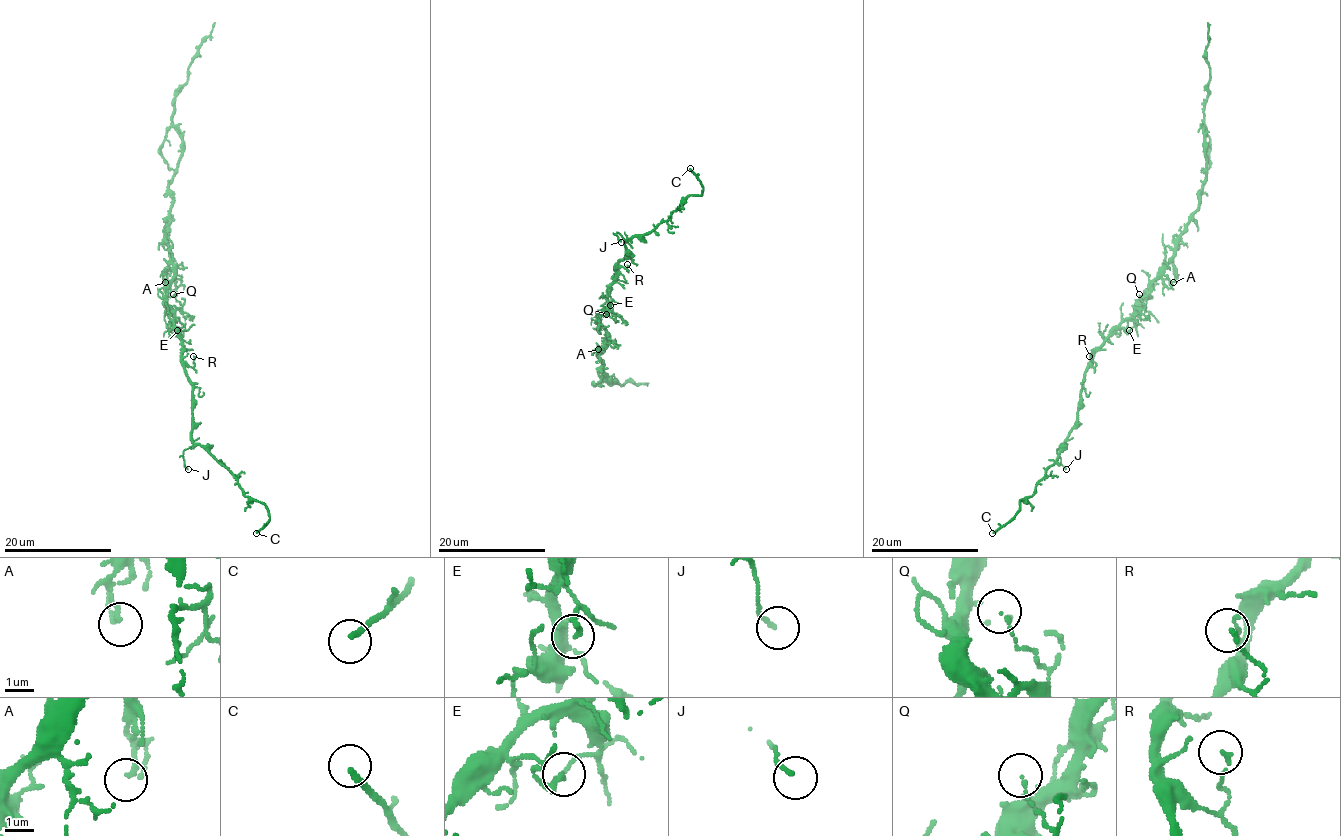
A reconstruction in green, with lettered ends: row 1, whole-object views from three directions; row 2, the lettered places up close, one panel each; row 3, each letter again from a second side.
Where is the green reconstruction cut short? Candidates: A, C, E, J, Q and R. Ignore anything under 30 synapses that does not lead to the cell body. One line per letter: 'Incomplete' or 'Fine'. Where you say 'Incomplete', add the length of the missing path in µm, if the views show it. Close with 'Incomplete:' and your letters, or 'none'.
A: Fine
C: Incomplete. Missing length about 20 µm
E: Fine
J: Fine
Q: Fine
R: Fine
Incomplete: C

